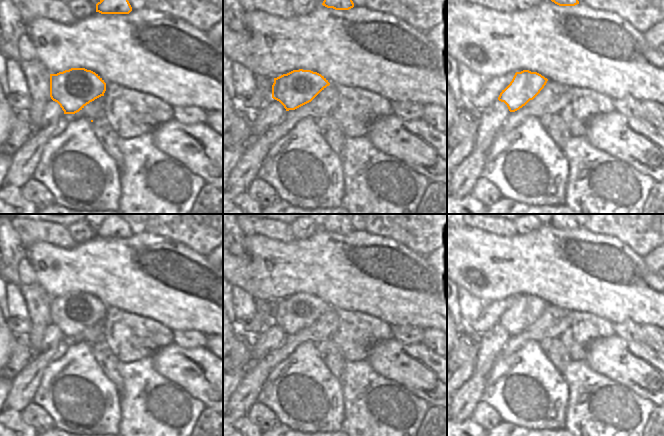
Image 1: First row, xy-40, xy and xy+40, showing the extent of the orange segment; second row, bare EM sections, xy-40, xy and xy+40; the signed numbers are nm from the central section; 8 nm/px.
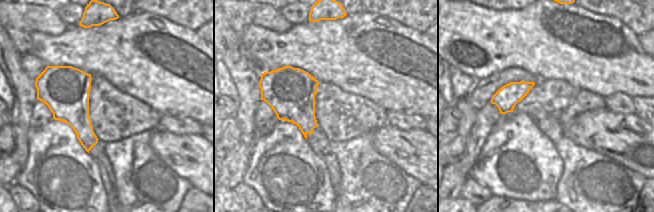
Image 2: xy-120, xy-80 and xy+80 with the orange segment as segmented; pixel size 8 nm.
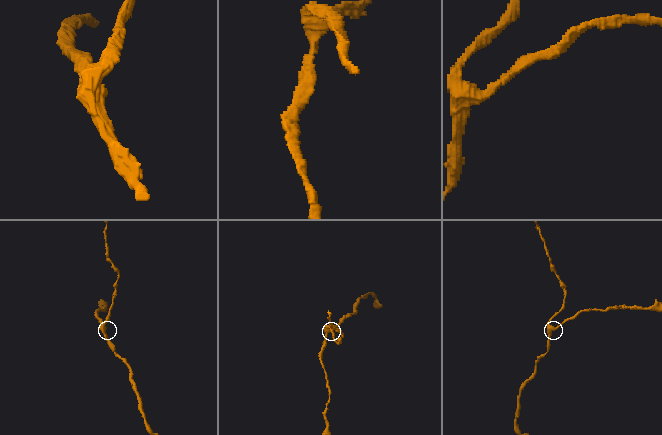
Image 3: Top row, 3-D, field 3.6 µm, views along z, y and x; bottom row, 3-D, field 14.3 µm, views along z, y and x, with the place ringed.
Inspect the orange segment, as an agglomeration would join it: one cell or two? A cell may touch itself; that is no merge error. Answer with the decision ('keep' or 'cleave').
cleave

